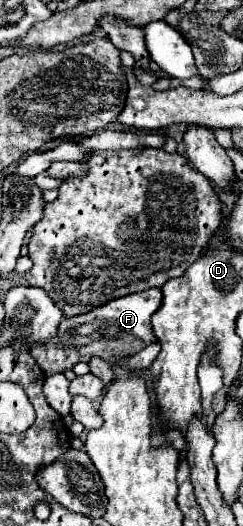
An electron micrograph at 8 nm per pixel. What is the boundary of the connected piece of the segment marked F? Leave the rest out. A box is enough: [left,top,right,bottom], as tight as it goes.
[31,289,163,375]

